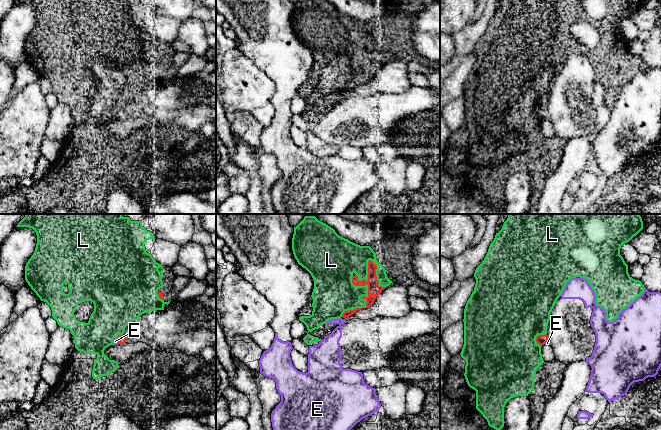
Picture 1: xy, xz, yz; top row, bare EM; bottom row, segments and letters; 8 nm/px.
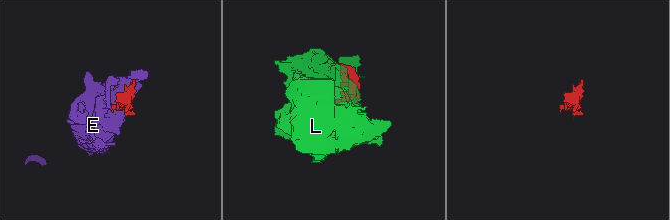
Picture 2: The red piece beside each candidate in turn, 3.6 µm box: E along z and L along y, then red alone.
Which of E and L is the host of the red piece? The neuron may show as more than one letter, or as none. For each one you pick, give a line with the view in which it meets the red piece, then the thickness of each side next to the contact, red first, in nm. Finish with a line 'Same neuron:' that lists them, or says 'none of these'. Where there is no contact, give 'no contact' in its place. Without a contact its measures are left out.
L: meets red in xz; 100 nm thick on the red side, 300 nm on the other
Same neuron: L

